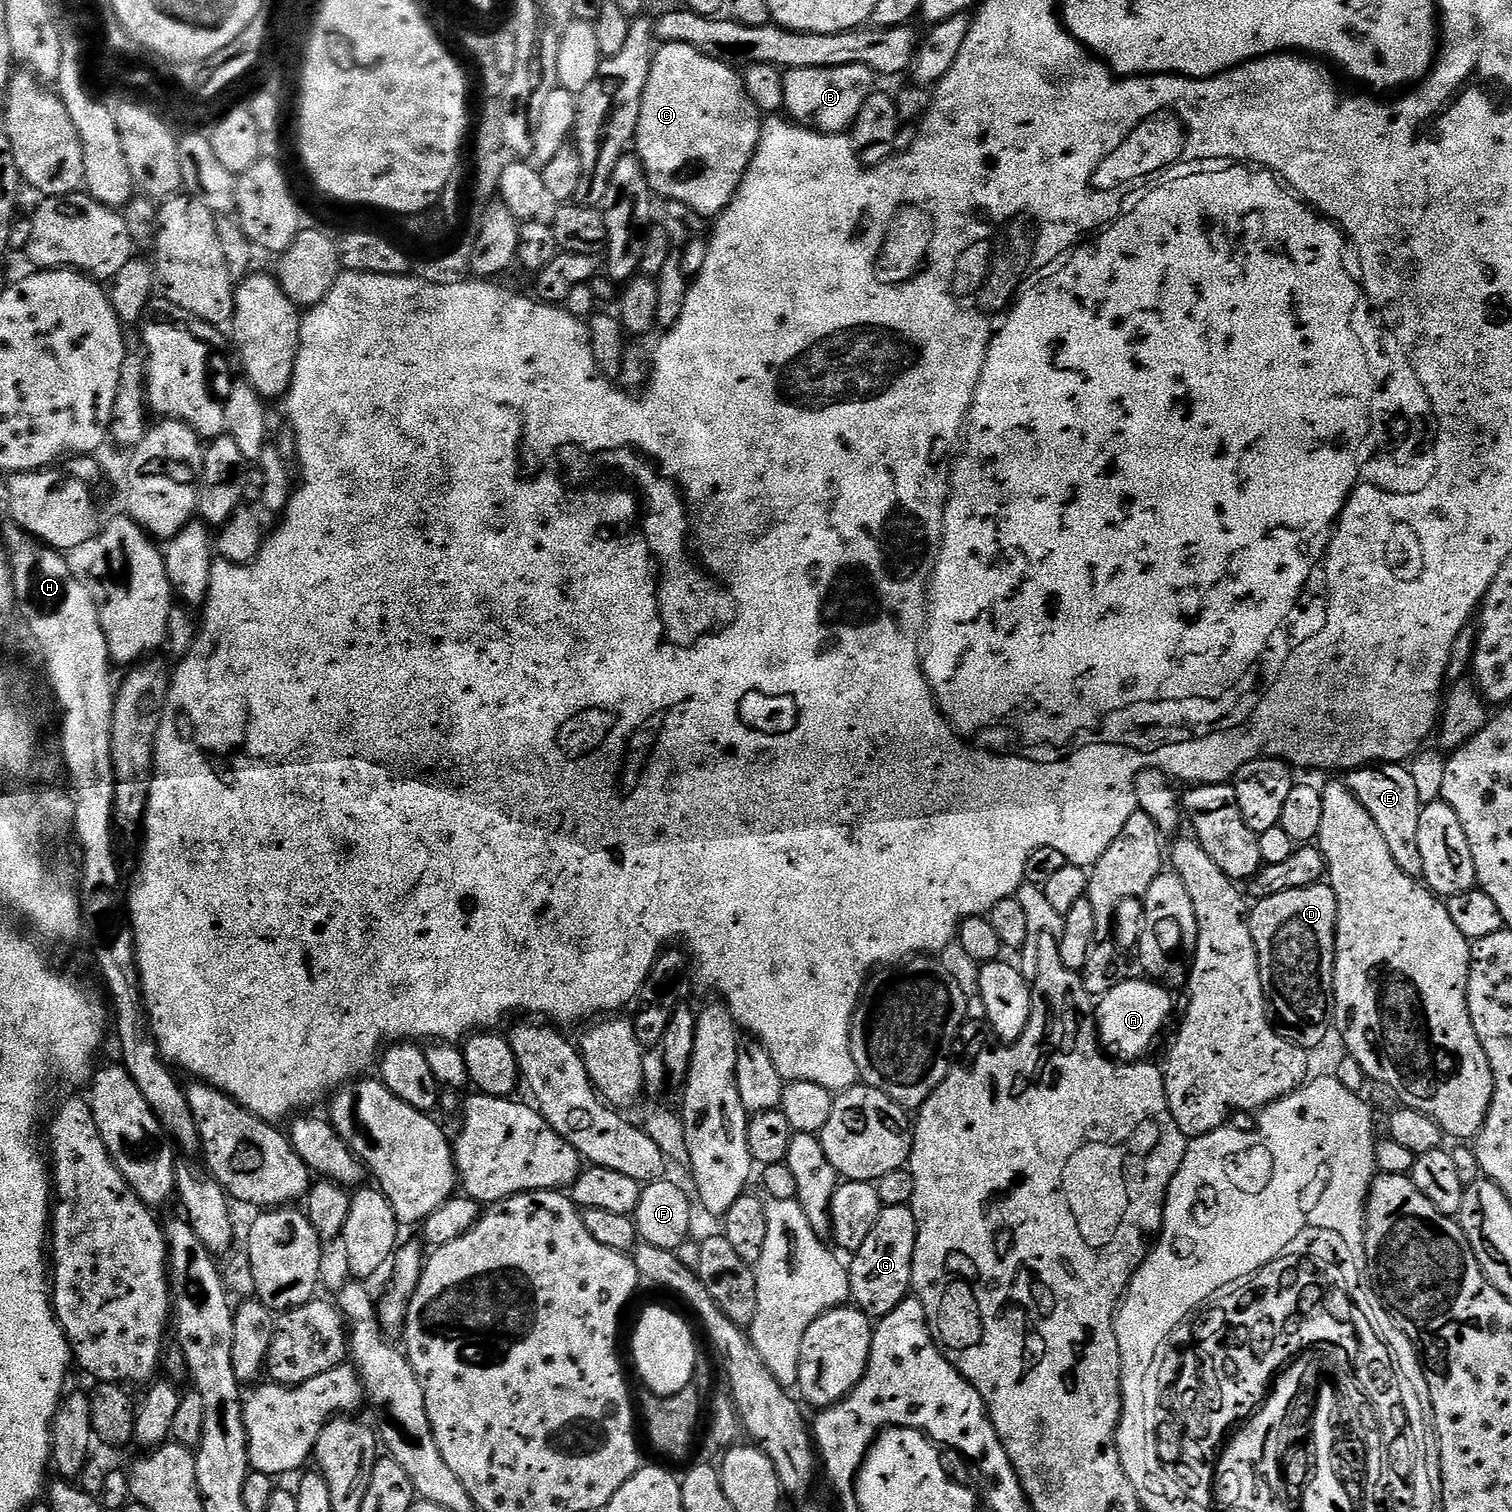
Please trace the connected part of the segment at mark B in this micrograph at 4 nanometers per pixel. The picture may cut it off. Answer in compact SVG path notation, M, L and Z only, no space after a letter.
M857 64L829 68L789 68L784 72L784 112L787 119L801 128L824 132L827 136L839 136L851 129L858 112L862 110L862 104L877 87L876 83L876 73Z

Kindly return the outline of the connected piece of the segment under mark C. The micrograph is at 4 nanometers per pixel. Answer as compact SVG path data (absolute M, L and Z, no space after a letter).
M660 44L642 94L634 152L640 157L648 185L664 200L686 202L706 218L715 218L730 206L760 141L762 113L750 102L741 73L689 44Z

